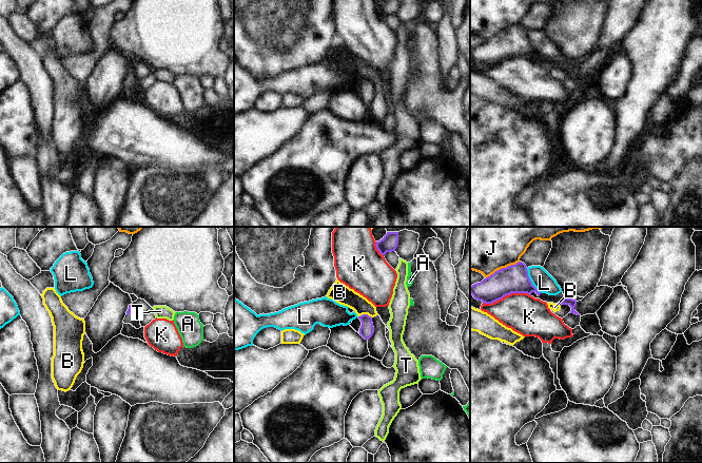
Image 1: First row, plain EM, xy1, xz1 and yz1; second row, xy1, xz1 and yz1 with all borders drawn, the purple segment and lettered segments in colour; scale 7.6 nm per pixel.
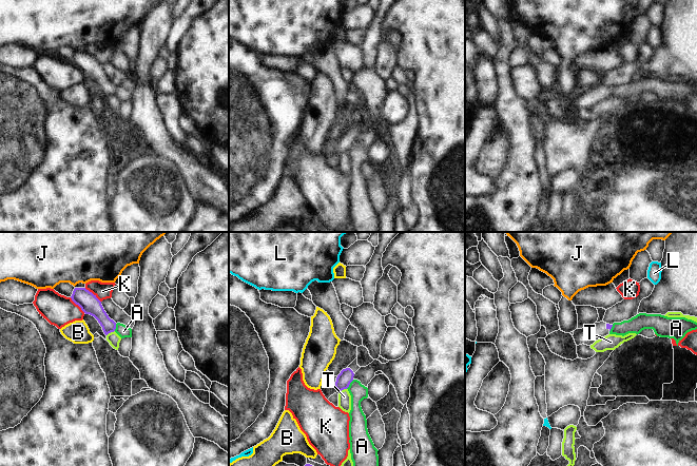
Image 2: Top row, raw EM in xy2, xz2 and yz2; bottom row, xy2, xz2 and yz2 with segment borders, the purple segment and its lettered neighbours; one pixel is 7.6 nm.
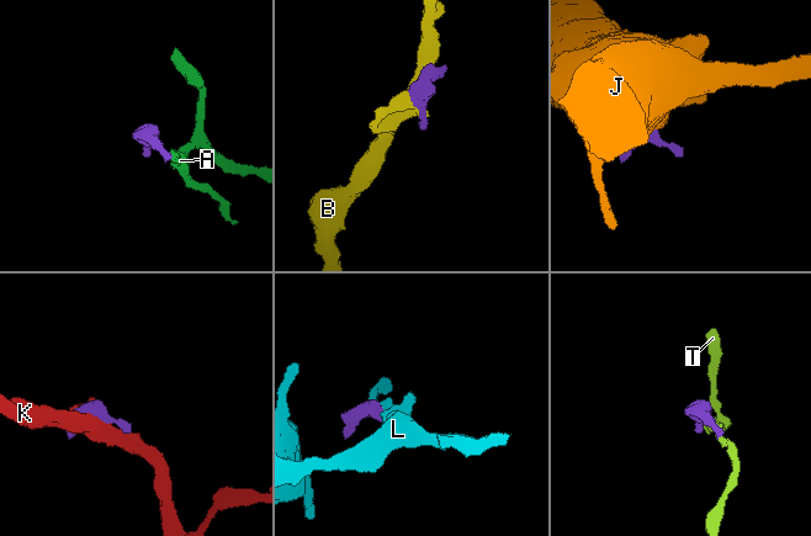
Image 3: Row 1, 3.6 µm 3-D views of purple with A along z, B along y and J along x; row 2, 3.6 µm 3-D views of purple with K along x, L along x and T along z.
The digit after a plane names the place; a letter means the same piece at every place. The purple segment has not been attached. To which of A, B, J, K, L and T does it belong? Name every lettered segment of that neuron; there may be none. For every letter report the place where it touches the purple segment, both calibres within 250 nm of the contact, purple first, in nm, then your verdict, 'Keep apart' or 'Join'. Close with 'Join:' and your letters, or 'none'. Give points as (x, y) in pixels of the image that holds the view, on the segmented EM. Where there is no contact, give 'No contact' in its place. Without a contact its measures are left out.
A: Touches purple at xz2 (349, 384). Thickness 110 nm (purple) against 130 nm. Keep apart
B: Touches purple at xz1 (365, 314). Thickness 110 nm (purple) against 150 nm. Keep apart
J: Touches purple at yz1 (502, 268). Thickness 220 nm (purple) against 500 nm. Keep apart
K: Touches purple at yz1 (506, 294). Thickness 220 nm (purple) against 300 nm. Keep apart
L: Touches purple at yz1 (530, 281). Thickness 220 nm (purple) against 150 nm. Keep apart
T: Touches purple at xy2 (110, 332). Thickness 140 nm (purple) against 90 nm. Keep apart
Join: none.

